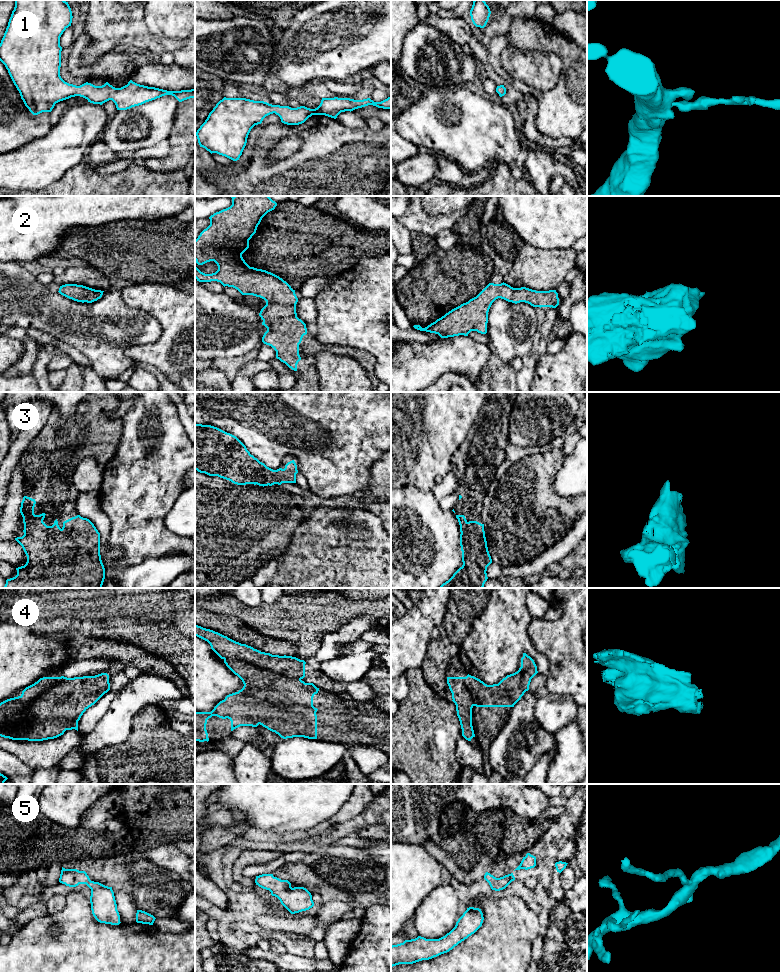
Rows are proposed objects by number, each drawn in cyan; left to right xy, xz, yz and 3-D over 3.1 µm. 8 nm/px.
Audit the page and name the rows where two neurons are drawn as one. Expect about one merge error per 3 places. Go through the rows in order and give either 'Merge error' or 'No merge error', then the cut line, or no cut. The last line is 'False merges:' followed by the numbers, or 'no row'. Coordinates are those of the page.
1: No merge error. No split
2: No merge error. No split
3: No merge error. No split
4: Merge error. Split along xz (224, 658), (245, 661), (264, 669), (296, 677), (300, 680)
5: No merge error. No split
False merges: 4

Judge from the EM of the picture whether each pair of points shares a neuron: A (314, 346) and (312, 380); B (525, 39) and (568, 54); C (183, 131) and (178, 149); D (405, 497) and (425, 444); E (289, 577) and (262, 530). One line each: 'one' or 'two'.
A: one
B: one
C: one
D: two
E: two

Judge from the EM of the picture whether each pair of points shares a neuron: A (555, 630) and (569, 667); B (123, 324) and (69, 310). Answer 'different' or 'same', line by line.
A: same
B: same

